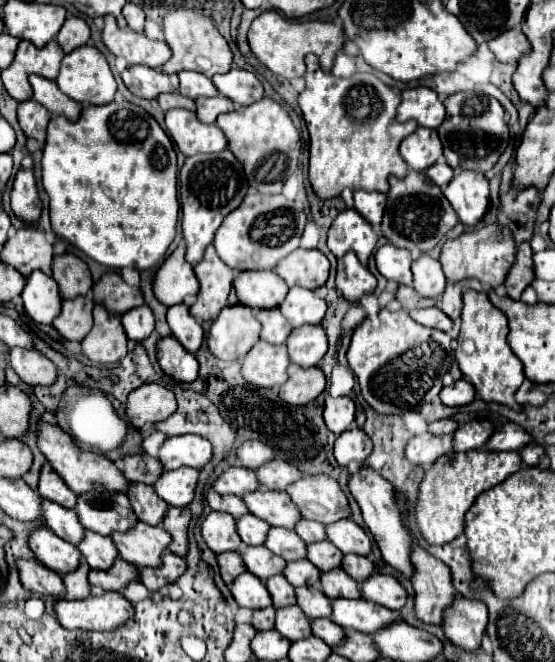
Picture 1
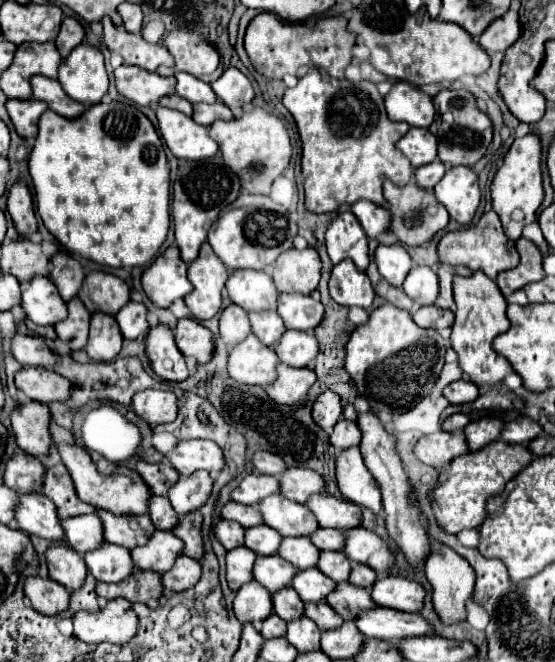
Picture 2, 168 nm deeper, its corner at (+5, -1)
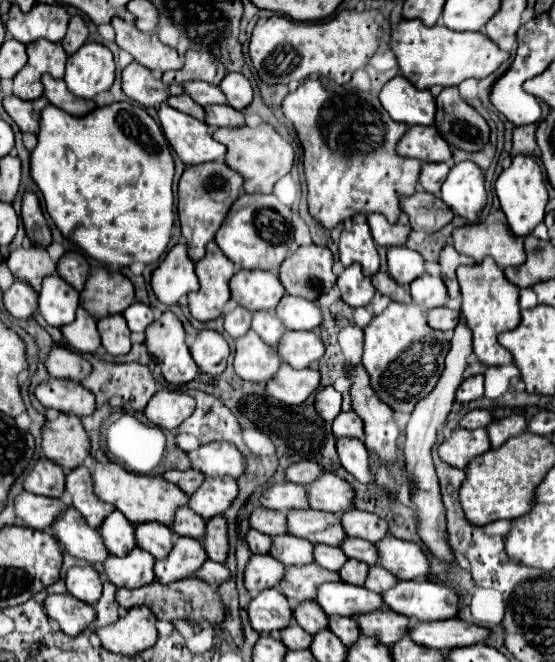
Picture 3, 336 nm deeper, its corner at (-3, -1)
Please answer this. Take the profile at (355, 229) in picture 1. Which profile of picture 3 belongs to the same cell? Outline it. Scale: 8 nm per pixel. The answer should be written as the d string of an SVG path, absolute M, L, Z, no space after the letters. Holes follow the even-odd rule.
M364 214L352 216L340 236L340 262L342 266L350 266L358 262L362 266L364 276L374 276L378 272L380 260L376 242L372 240L370 226Z

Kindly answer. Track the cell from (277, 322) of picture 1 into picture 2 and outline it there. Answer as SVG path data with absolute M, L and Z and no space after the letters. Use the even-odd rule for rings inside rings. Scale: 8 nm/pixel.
M276 310L252 312L250 314L250 324L252 324L254 336L266 346L274 346L280 340L280 336L286 332L284 320L280 320Z

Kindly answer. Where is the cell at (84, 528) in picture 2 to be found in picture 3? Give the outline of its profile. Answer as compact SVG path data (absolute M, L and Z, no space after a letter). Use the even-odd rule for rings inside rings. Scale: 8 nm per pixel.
M114 510L102 524L100 534L110 550L110 554L116 556L126 556L130 550L134 550L136 544L136 536L134 536L134 524L128 522L122 512Z

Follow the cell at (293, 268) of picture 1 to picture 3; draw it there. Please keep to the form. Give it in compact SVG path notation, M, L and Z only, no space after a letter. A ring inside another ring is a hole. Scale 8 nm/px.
M300 246L280 266L280 282L286 292L306 300L318 300L336 284L332 252L326 246Z

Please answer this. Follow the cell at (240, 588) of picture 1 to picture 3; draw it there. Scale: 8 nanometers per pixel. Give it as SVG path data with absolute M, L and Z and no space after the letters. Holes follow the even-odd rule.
M276 588L268 592L260 592L256 598L252 598L248 606L248 614L252 628L258 634L280 632L294 622L294 614L286 596Z

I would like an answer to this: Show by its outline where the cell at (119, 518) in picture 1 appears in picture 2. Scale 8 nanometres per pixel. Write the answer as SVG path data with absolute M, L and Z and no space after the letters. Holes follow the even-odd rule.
M96 510L96 514L102 520L104 526L104 540L124 546L124 548L134 548L134 546L144 546L148 542L148 536L156 530L146 514L112 514L106 510Z

